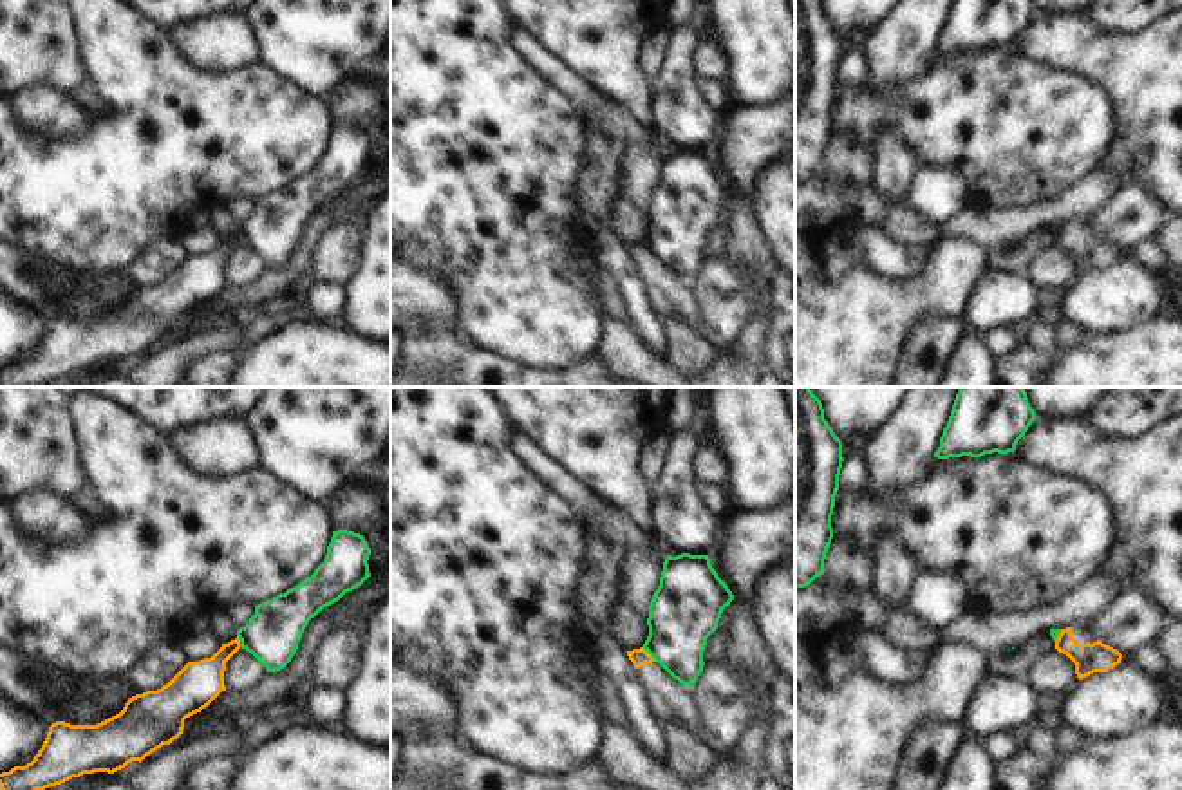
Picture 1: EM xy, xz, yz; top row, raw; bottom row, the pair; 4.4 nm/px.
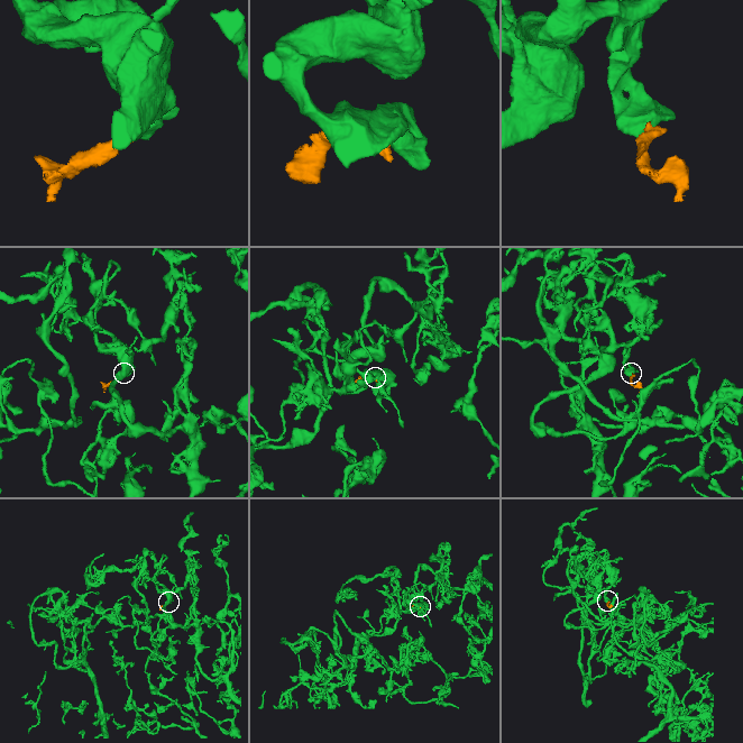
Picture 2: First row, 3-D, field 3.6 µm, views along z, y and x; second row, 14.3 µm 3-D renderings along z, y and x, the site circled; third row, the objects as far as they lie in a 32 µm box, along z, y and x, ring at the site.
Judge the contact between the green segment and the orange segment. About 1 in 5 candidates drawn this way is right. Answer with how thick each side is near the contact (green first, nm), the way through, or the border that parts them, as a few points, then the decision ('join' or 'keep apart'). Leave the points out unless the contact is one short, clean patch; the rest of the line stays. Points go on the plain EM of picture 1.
300 nm thick on the green side, 80 nm on the other; border along xz (642, 243), (656, 255); keep apart

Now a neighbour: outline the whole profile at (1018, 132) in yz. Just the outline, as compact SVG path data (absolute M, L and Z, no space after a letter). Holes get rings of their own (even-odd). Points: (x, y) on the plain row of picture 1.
M994 47L981 52L933 52L933 61L925 72L902 85L877 85L869 80L860 92L844 92L837 85L831 123L831 136L862 132L873 157L880 136L891 134L915 155L920 166L951 166L956 170L967 184L967 206L994 210L1057 199L1101 165L1115 137L1113 107L1101 85L1079 72L1037 65L1014 47Z

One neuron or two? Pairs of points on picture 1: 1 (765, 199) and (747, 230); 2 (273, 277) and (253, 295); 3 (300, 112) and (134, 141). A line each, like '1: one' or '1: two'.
1: two
2: one
3: one

